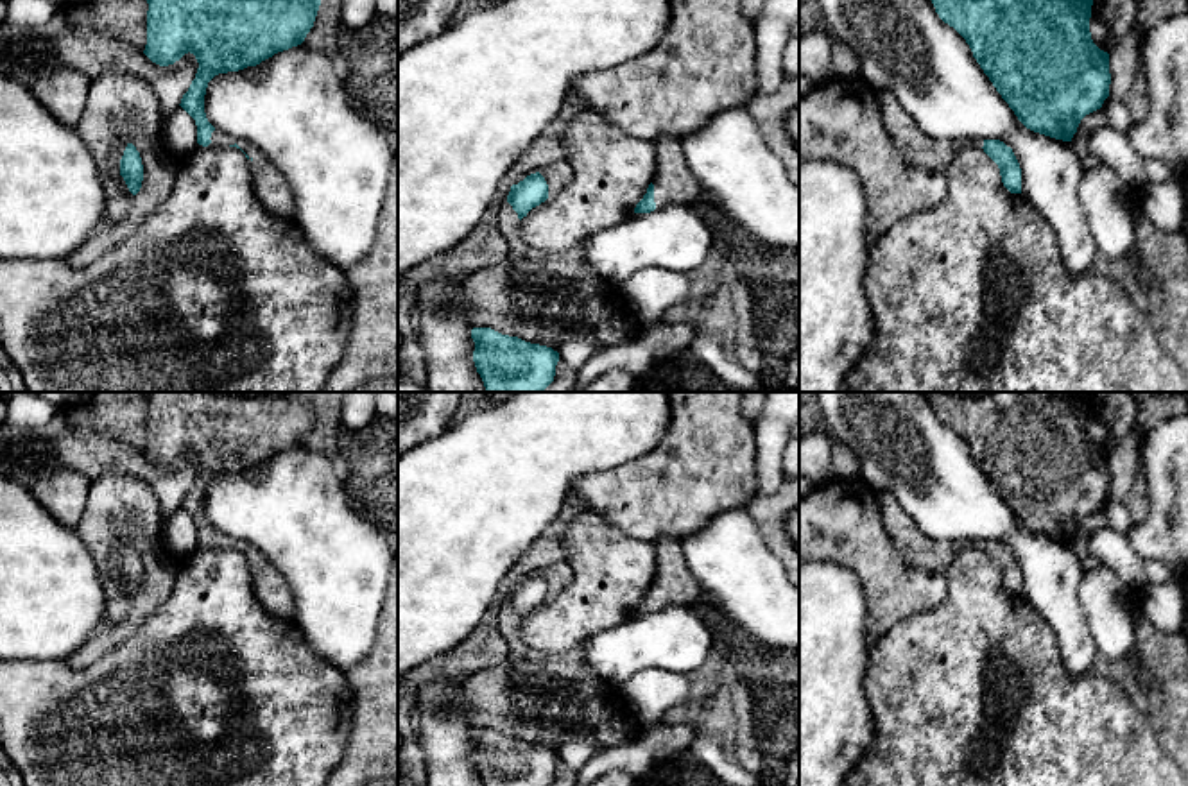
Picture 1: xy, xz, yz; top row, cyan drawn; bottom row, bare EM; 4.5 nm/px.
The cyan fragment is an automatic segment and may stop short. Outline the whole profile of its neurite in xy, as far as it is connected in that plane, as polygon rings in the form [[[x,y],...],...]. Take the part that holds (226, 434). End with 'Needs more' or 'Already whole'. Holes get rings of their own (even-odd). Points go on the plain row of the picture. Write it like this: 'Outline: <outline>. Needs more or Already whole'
Outline: [[[118,392],[122,396],[143,396],[147,412],[147,446],[143,455],[159,467],[179,462],[185,455],[194,455],[199,469],[188,492],[181,500],[181,508],[195,521],[197,544],[208,548],[215,528],[204,514],[204,496],[208,483],[228,473],[256,467],[278,453],[297,448],[314,428],[321,399],[317,392]]]. Already whole

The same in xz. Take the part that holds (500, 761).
Outline: [[[473,729],[473,763],[484,786],[550,786],[559,754],[491,729]]]. Already whole

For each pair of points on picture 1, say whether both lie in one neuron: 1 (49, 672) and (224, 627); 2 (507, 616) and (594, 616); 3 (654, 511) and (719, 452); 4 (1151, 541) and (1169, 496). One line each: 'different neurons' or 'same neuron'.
1: same neuron
2: different neurons
3: same neuron
4: same neuron

